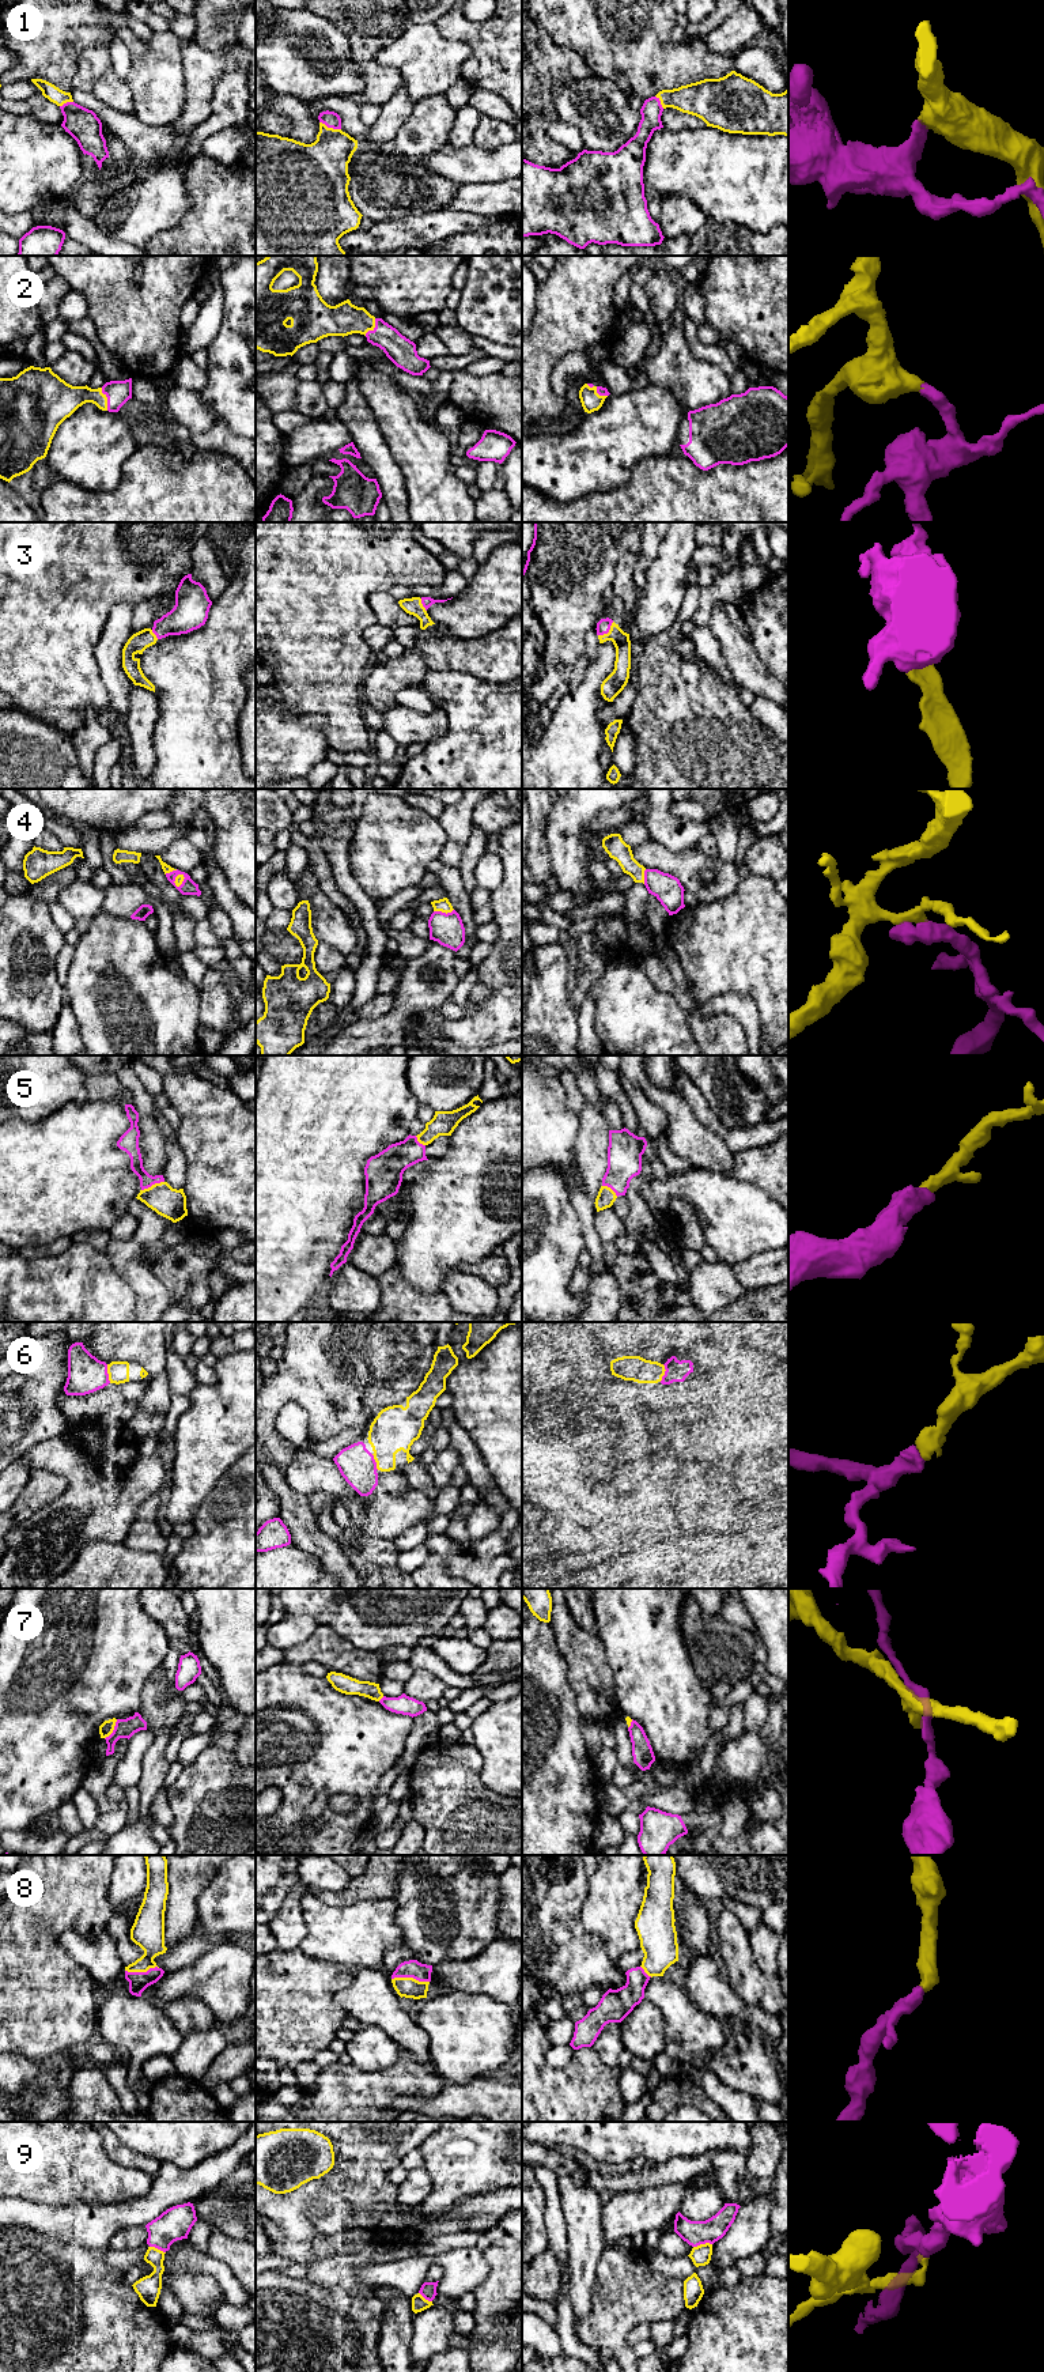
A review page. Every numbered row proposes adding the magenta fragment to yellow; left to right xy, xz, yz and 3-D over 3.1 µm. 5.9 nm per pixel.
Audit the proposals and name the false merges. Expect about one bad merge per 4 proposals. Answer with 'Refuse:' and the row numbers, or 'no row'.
Refuse: 7, 9

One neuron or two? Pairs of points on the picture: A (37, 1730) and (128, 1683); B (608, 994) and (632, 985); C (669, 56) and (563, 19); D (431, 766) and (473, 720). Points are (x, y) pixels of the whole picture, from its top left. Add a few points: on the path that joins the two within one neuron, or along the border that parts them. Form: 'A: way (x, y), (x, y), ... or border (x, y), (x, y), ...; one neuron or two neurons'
A: way (60, 1707), (84, 1683), (105, 1683); one neuron
B: way (613, 994), (623, 994), (627, 990); one neuron
C: way (643, 56), (630, 45), (609, 44), (589, 23); one neuron
D: way (442, 755), (464, 731); one neuron

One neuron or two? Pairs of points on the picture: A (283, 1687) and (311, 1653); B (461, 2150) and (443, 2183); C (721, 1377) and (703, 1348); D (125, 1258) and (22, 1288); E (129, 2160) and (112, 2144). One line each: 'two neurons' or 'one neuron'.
A: two neurons
B: one neuron
C: two neurons
D: two neurons
E: one neuron

